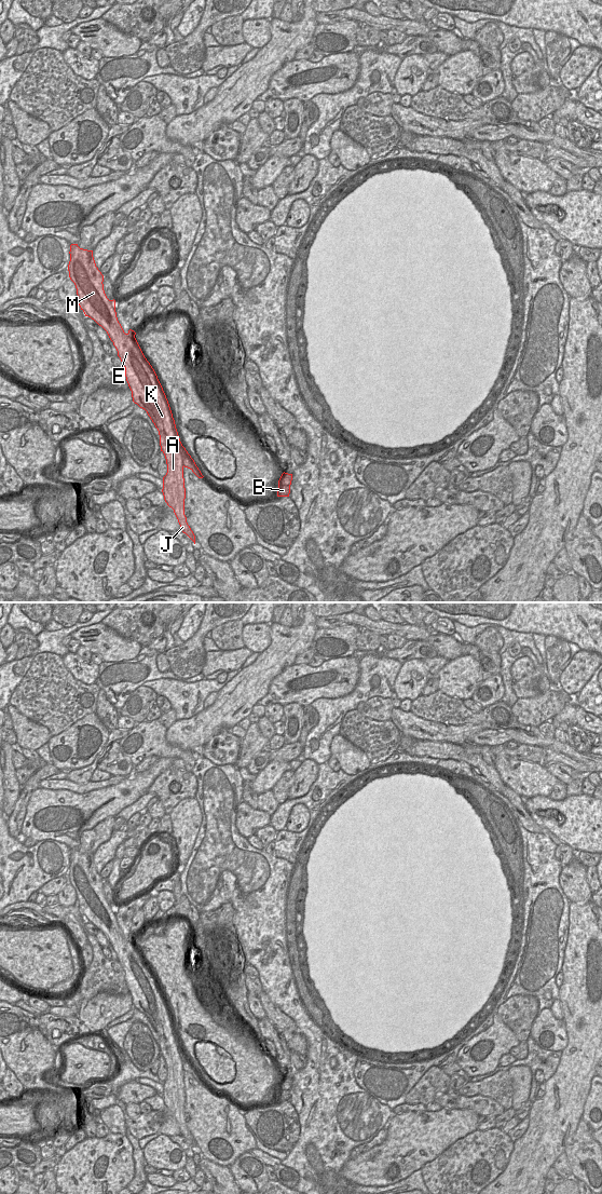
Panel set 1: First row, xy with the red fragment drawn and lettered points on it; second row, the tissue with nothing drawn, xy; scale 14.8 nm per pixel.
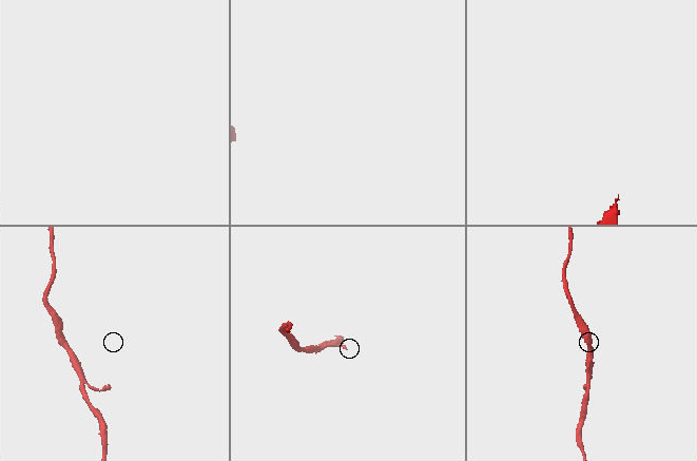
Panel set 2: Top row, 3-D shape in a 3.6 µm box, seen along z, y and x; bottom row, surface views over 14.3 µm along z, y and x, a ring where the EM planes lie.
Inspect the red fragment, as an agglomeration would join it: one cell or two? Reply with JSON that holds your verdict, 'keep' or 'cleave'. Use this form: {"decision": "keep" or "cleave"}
{"decision": "cleave"}

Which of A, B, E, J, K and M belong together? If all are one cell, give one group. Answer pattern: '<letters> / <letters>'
A E J K M / B

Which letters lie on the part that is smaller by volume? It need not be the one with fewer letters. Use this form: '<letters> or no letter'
B

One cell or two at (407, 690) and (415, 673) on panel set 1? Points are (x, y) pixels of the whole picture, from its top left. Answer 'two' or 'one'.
one

